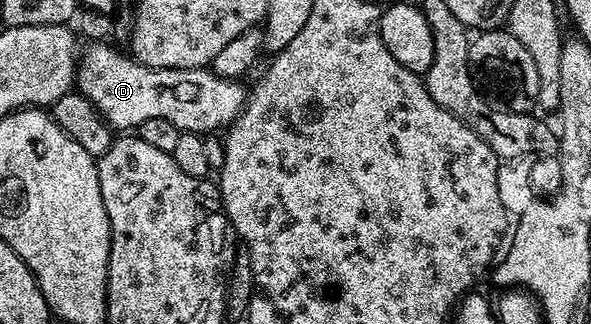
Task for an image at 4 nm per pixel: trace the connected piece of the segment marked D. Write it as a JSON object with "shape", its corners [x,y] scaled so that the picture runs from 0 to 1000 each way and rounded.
{"shape":[[[162,127],[140,148],[132,182],[127,278],[146,296],[164,355],[198,407],[210,410],[240,386],[252,361],[274,361],[288,373],[305,407],[328,404],[333,410],[365,410],[365,401],[384,395],[404,355],[413,330],[416,269],[411,253],[398,244],[377,244],[360,225],[357,213],[330,207],[328,213],[267,213],[266,207],[242,207],[239,194],[195,157],[176,127]]]}

